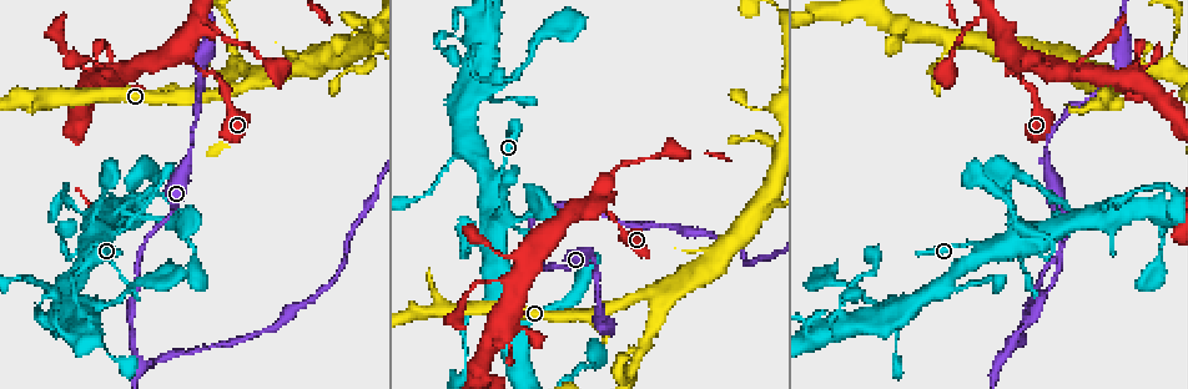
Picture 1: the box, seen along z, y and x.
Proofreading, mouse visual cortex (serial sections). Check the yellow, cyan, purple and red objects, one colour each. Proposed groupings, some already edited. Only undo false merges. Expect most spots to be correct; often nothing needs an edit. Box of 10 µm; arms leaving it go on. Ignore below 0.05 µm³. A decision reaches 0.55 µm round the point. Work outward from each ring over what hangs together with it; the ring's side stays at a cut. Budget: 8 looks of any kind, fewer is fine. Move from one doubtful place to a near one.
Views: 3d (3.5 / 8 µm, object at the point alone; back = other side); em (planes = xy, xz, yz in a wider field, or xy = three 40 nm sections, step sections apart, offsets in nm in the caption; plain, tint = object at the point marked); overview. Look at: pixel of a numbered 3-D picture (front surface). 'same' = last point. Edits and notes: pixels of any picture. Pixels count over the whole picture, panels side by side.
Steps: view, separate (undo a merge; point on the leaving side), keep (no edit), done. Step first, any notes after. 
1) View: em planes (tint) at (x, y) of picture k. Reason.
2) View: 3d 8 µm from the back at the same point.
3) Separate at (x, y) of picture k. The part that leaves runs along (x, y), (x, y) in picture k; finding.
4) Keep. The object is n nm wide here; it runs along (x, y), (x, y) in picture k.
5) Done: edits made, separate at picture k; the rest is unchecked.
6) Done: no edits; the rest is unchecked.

View: em planes (tint) at (992, 248) of picture 1. Side arm on a straight run.

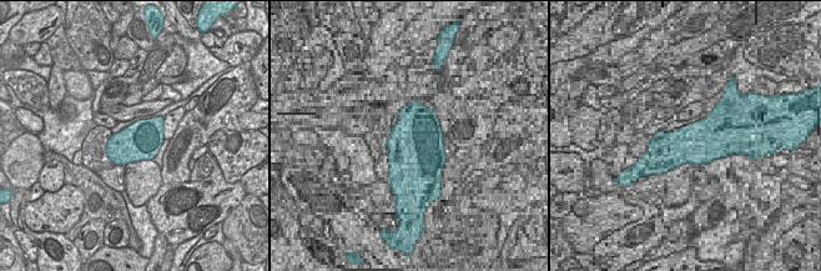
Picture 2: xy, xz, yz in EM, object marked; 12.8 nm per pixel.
View: 3d 3.5 µm at the same point.

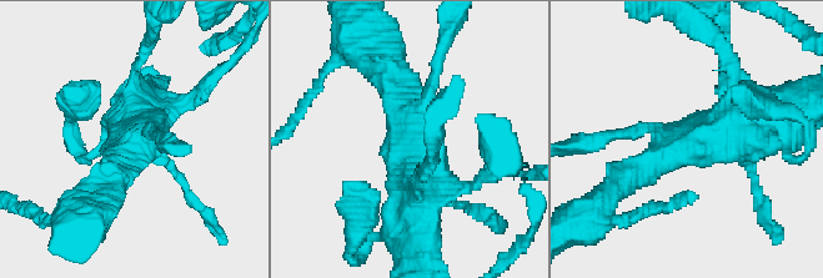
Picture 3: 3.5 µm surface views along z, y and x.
Keep. 3 arms meet here; the arms are 150, 400, 600 nm wide; it runs along (440, 64), (416, 109), (416, 211) in picture 3; continuous, no second cell.

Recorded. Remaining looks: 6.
View: 3d 3.5 µm at (481, 47) of picture 1. Narrows sharply.

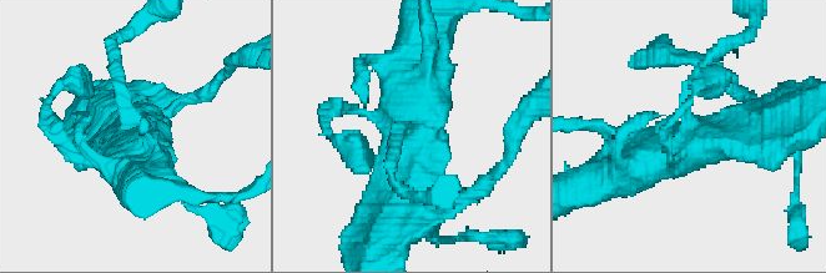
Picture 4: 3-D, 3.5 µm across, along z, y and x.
View: em xy step 2 (tint) at (410, 132) of picture 4. Need the tissue.

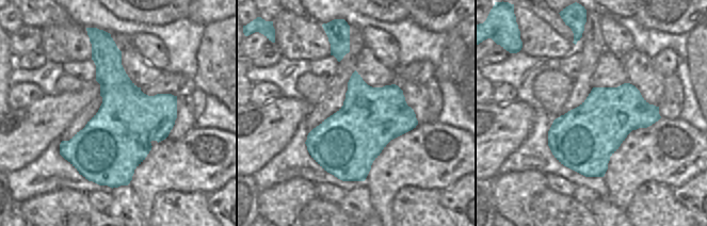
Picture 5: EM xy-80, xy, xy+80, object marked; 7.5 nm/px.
Keep. It runs along (753, 135), (701, 138), (607, 177) in picture 4; continuous, no second cell.

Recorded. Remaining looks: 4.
View: 3d 8 µm at (140, 364) of picture 1. A narrow waist.

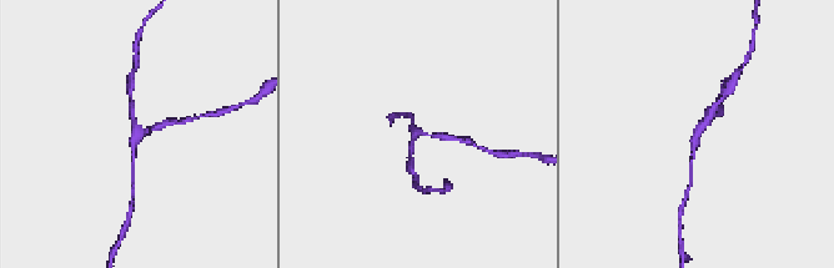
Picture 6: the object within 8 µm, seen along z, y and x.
View: 3d 3.5 µm at the same point.

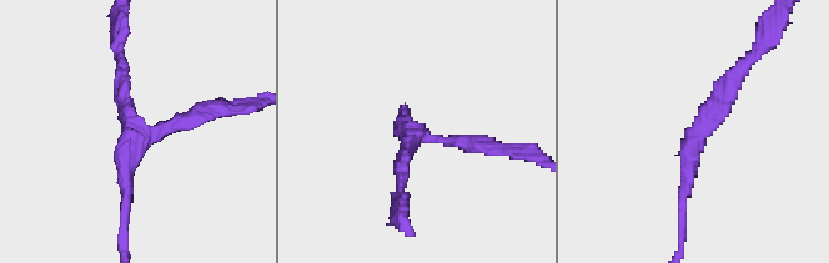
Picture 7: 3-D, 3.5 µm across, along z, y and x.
View: em planes (tint) at (137, 130) of picture 7.

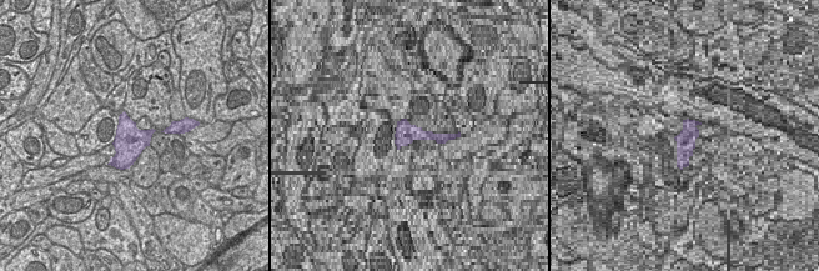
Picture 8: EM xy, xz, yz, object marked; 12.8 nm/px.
Keep. It runs along (120, 64), (136, 132), (212, 114) in picture 7; one cell here.

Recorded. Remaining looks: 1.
Done: no edits; the rest is unchecked.

